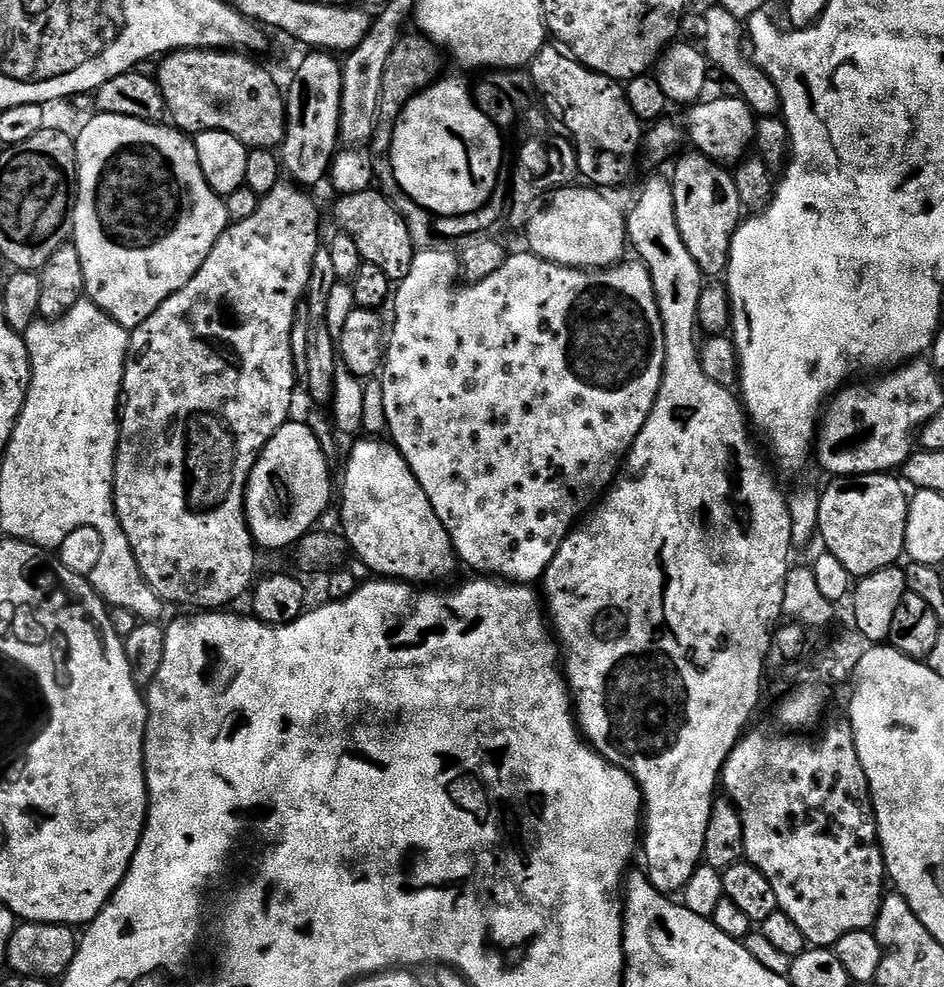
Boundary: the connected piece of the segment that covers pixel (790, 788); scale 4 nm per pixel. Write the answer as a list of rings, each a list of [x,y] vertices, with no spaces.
[[[841,718],[841,720],[832,720],[828,725],[825,723],[823,727],[819,729],[820,740],[808,740],[812,738],[805,738],[800,734],[785,734],[783,731],[775,730],[771,732],[768,728],[756,728],[745,731],[741,736],[740,741],[734,746],[734,750],[726,758],[724,763],[724,771],[722,773],[722,788],[726,791],[727,799],[731,800],[732,804],[740,811],[740,817],[742,818],[742,826],[744,827],[744,855],[747,863],[753,864],[762,874],[766,874],[766,882],[770,882],[770,886],[774,886],[774,898],[778,898],[778,909],[781,912],[785,912],[790,918],[794,918],[794,922],[798,925],[798,930],[802,930],[805,941],[809,945],[817,948],[832,948],[838,942],[838,938],[843,938],[846,934],[854,934],[855,932],[869,931],[875,925],[878,918],[878,910],[882,906],[884,897],[886,895],[886,869],[884,867],[884,852],[880,849],[880,832],[876,828],[876,812],[872,809],[872,794],[868,790],[868,779],[866,774],[862,770],[862,762],[858,762],[858,750],[856,749],[856,743],[854,742],[854,734],[852,733],[852,721],[847,718]]]

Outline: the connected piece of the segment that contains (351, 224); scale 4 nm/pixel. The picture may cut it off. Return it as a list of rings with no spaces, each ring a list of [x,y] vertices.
[[[369,190],[340,196],[337,201],[335,227],[350,238],[354,238],[354,242],[358,242],[361,261],[378,266],[378,270],[386,270],[386,274],[393,282],[406,278],[406,274],[410,274],[410,266],[418,249],[412,244],[410,230],[406,230],[406,222],[383,192]]]

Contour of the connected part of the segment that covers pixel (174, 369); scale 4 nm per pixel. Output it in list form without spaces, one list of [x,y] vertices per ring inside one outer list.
[[[282,182],[278,186],[274,186],[274,190],[270,190],[260,201],[258,210],[254,210],[254,214],[250,214],[250,218],[246,218],[237,224],[229,223],[228,228],[218,238],[218,242],[214,246],[214,250],[210,250],[210,254],[206,258],[206,262],[202,262],[202,266],[198,270],[198,274],[194,274],[194,278],[190,278],[190,282],[186,282],[186,286],[182,286],[182,290],[178,290],[170,298],[166,298],[166,302],[162,302],[162,306],[158,306],[158,310],[154,310],[154,314],[150,314],[150,318],[146,318],[146,322],[142,322],[137,328],[131,329],[130,339],[128,341],[128,358],[124,362],[124,387],[122,389],[122,411],[120,413],[120,441],[118,442],[118,450],[116,451],[116,482],[114,485],[114,499],[116,502],[116,516],[120,519],[122,530],[126,534],[126,538],[130,538],[130,546],[136,555],[138,562],[138,570],[142,574],[142,578],[146,578],[146,582],[153,590],[160,595],[160,599],[165,605],[181,604],[184,608],[192,608],[188,610],[224,610],[235,602],[239,596],[247,597],[250,589],[253,587],[256,576],[256,552],[258,553],[258,545],[253,540],[250,530],[248,529],[248,520],[244,516],[244,491],[248,488],[248,479],[256,465],[256,459],[262,454],[262,450],[266,446],[266,442],[270,442],[270,438],[274,438],[274,434],[278,434],[278,430],[283,424],[289,423],[292,412],[292,395],[296,392],[296,383],[298,377],[296,374],[296,363],[292,357],[290,350],[290,330],[294,322],[294,310],[298,306],[300,300],[305,299],[305,292],[308,283],[310,282],[311,266],[314,262],[316,251],[322,246],[320,240],[320,212],[316,209],[316,204],[307,196],[309,194],[303,187],[299,187],[292,182]]]

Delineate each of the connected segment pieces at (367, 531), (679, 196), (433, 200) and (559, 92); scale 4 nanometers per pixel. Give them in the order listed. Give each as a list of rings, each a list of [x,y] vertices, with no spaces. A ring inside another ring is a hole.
[[[363,438],[352,448],[348,456],[348,465],[344,468],[344,501],[340,504],[340,520],[344,523],[342,535],[348,547],[366,567],[380,578],[411,582],[416,586],[431,585],[431,580],[444,580],[455,568],[458,557],[452,547],[452,539],[442,526],[426,490],[414,478],[406,458],[402,458],[395,444],[384,438]]]
[[[695,150],[689,151],[689,156],[681,155],[675,161],[676,173],[671,173],[672,193],[674,194],[674,210],[678,218],[678,230],[682,234],[682,242],[686,242],[686,250],[690,250],[690,258],[698,262],[705,277],[716,278],[727,273],[730,258],[730,246],[737,228],[742,223],[742,205],[738,190],[735,189],[735,178],[727,167],[721,166],[709,156],[704,156]]]
[[[441,78],[419,92],[396,121],[392,143],[394,178],[400,180],[407,196],[437,217],[467,218],[493,199],[495,192],[492,191],[500,180],[500,167],[504,164],[504,140],[500,136],[503,136],[501,129],[478,110],[470,88],[460,80]]]
[[[552,42],[545,43],[544,48],[531,57],[530,71],[537,93],[560,108],[563,131],[576,147],[579,174],[590,178],[592,186],[601,190],[612,190],[608,188],[626,183],[636,168],[636,155],[641,155],[646,128],[634,110],[630,110],[625,85],[590,70]]]

